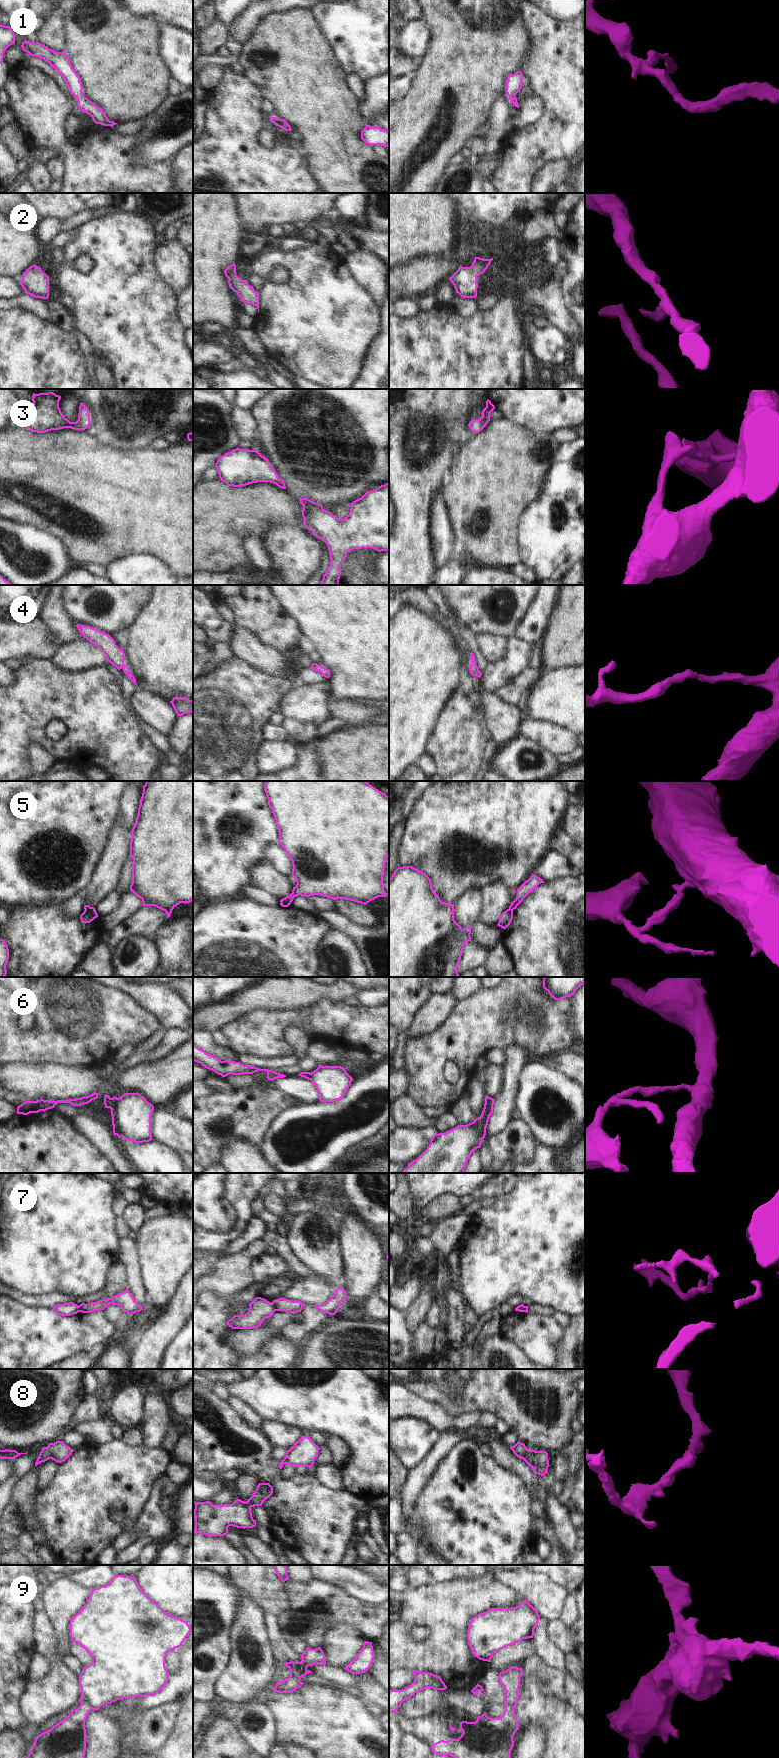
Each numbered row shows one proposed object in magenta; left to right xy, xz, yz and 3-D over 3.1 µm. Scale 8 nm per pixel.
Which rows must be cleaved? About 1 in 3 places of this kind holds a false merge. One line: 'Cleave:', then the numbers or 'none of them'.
Cleave: 5, 6, 7, 9

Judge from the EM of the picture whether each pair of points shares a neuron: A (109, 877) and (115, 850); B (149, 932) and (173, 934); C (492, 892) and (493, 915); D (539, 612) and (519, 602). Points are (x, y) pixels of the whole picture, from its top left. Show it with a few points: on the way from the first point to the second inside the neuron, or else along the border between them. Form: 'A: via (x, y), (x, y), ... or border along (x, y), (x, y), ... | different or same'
A: via (109, 870), (109, 863), (113, 857) | same
B: border along (166, 922), (153, 939) | different
C: via (493, 898), (493, 909) | same
D: border along (536, 595), (517, 627) | different

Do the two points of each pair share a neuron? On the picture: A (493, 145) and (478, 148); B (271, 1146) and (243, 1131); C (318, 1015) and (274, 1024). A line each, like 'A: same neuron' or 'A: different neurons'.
A: different neurons
B: different neurons
C: same neuron

